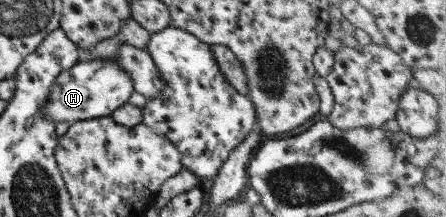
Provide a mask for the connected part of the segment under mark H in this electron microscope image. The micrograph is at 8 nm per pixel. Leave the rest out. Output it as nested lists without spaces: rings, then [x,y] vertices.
[[[113,58],[90,59],[76,62],[67,70],[61,71],[48,90],[46,105],[42,107],[44,116],[52,123],[59,121],[82,121],[110,116],[112,111],[119,109],[128,96],[134,92],[131,79]]]

